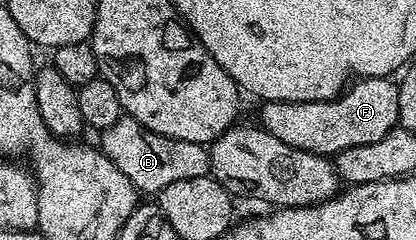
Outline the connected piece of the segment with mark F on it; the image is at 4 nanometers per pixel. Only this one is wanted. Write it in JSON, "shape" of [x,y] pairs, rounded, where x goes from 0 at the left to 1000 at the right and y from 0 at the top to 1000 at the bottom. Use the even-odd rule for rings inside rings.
{"shape":[[[940,321],[856,325],[825,383],[779,425],[635,425],[627,438],[623,521],[649,567],[772,650],[805,650],[861,600],[899,600],[928,550],[954,538],[959,354]]]}

